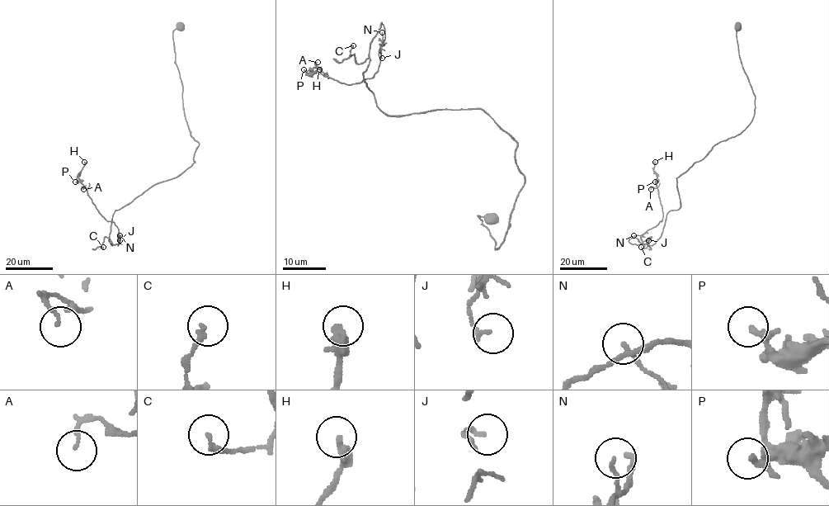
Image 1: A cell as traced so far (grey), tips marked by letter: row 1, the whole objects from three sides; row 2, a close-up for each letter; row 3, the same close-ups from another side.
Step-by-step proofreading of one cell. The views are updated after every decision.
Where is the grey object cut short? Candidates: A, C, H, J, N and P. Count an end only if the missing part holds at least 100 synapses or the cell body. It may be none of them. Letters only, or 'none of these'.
none of these

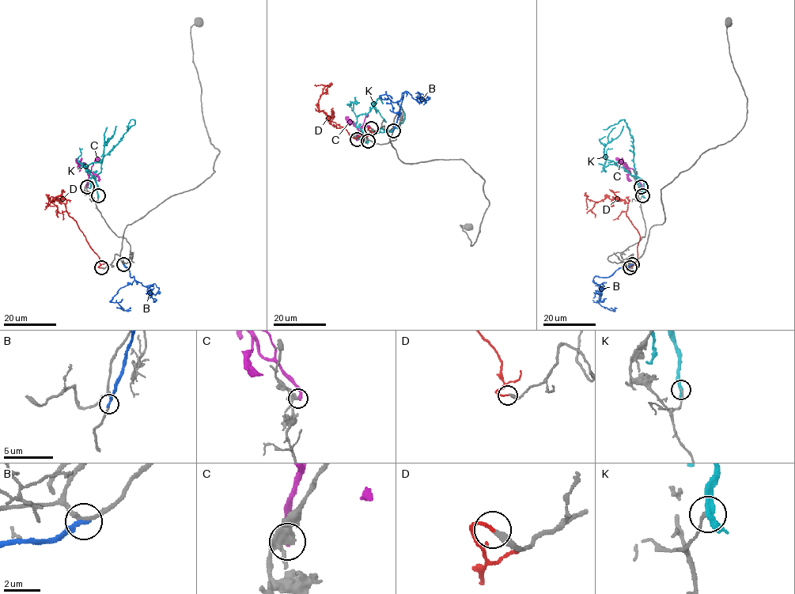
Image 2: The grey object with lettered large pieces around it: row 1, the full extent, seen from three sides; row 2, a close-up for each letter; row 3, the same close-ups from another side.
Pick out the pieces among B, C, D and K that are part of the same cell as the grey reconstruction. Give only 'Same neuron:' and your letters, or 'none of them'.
Same neuron: D

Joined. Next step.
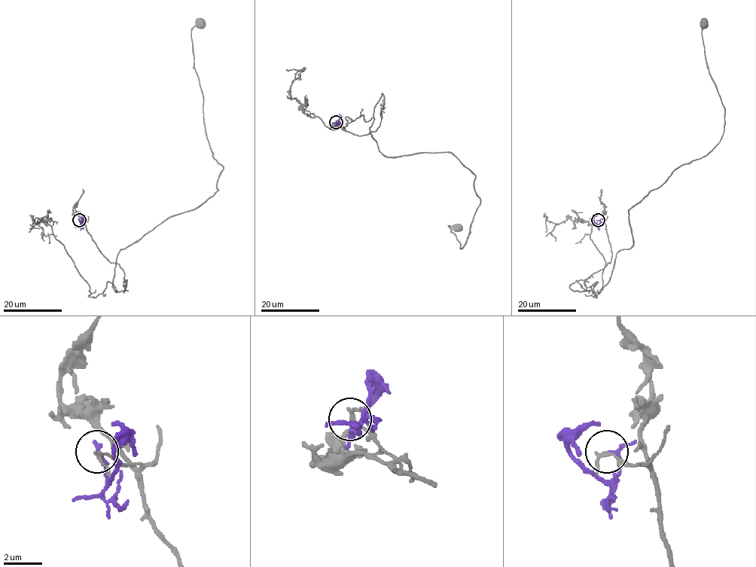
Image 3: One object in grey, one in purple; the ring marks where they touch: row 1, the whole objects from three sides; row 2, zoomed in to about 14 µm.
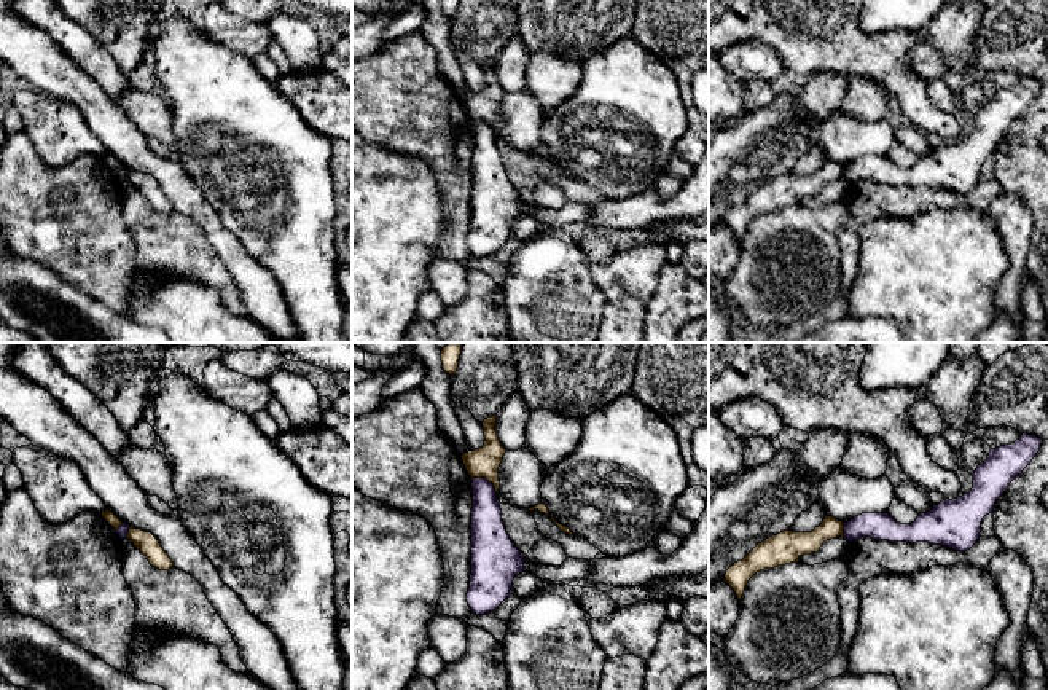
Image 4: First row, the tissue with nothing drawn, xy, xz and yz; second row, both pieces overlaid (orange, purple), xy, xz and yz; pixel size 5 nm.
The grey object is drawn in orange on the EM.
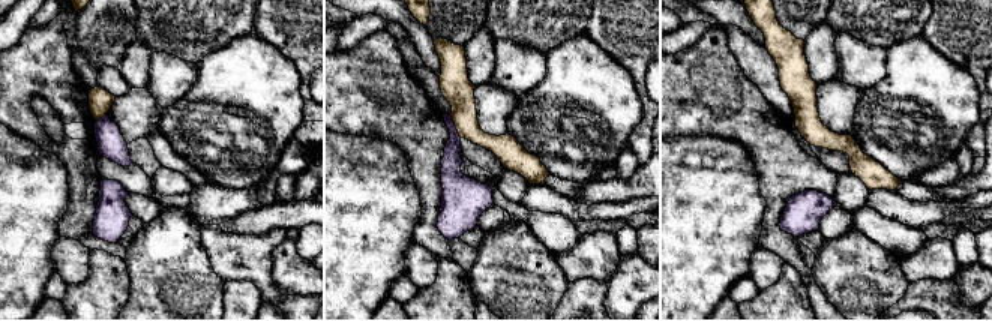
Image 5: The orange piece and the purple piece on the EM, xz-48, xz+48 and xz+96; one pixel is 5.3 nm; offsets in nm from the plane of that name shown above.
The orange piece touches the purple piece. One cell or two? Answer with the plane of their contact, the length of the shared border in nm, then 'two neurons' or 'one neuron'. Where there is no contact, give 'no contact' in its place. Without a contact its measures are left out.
contact in xz; length 150 nm; two neurons

